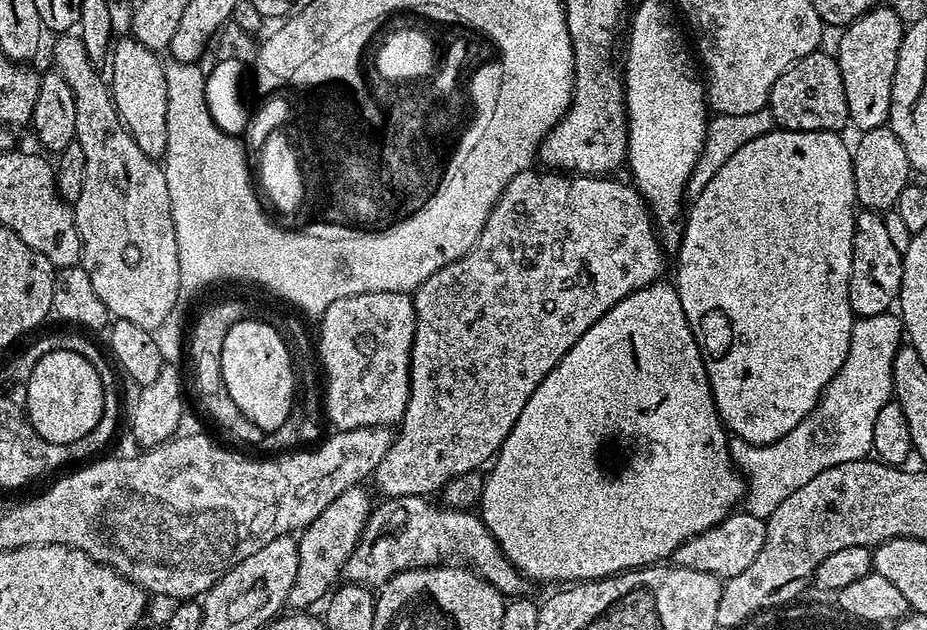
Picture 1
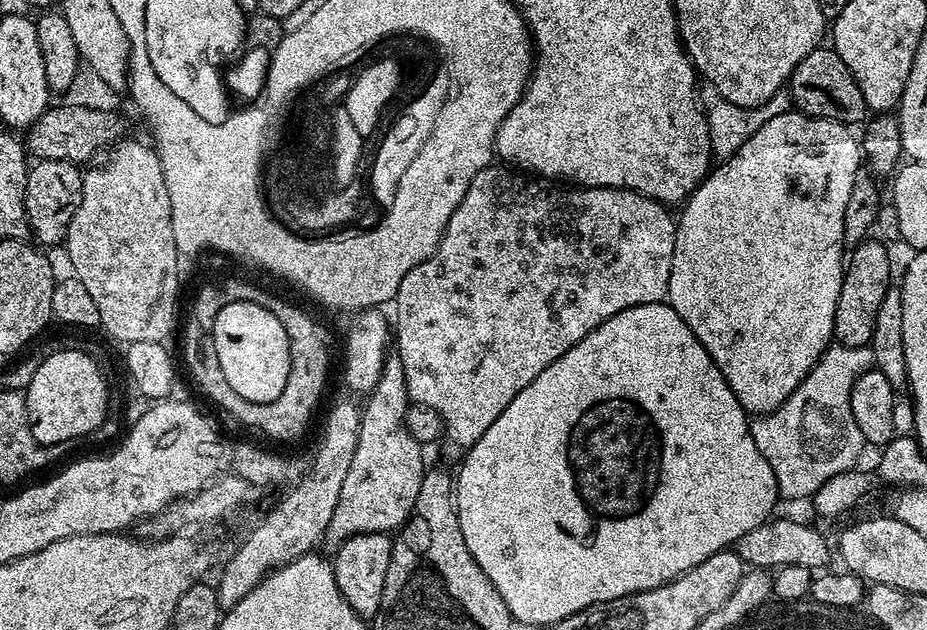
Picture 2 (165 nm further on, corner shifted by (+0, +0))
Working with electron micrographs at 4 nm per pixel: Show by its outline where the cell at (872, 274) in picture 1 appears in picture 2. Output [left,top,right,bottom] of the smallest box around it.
[832,238,893,347]

